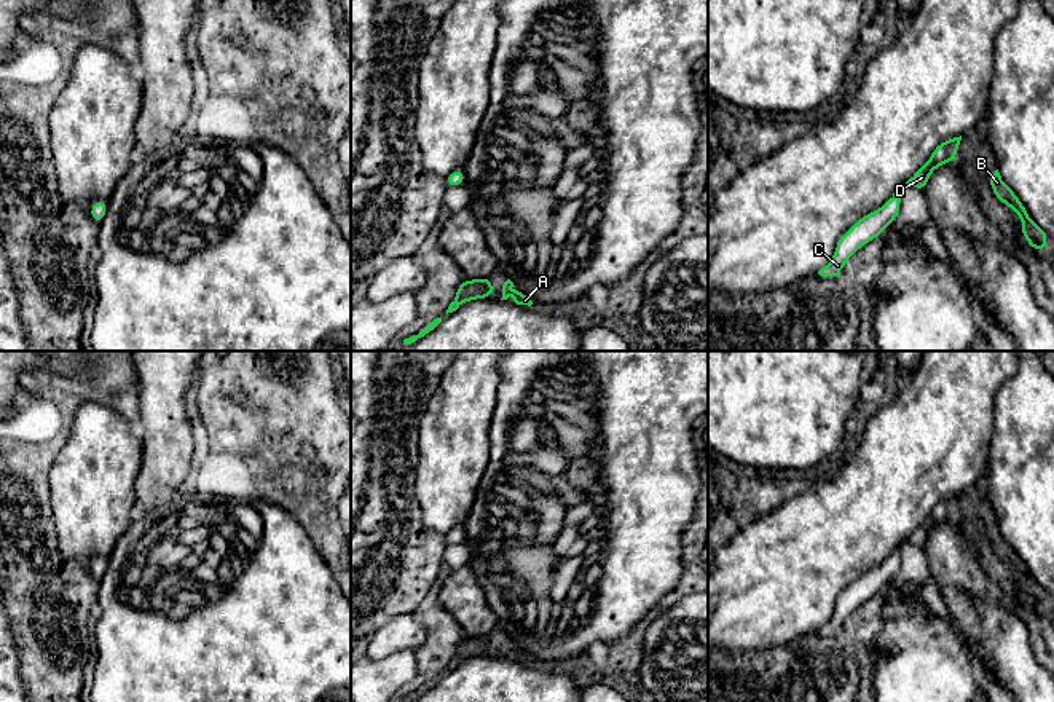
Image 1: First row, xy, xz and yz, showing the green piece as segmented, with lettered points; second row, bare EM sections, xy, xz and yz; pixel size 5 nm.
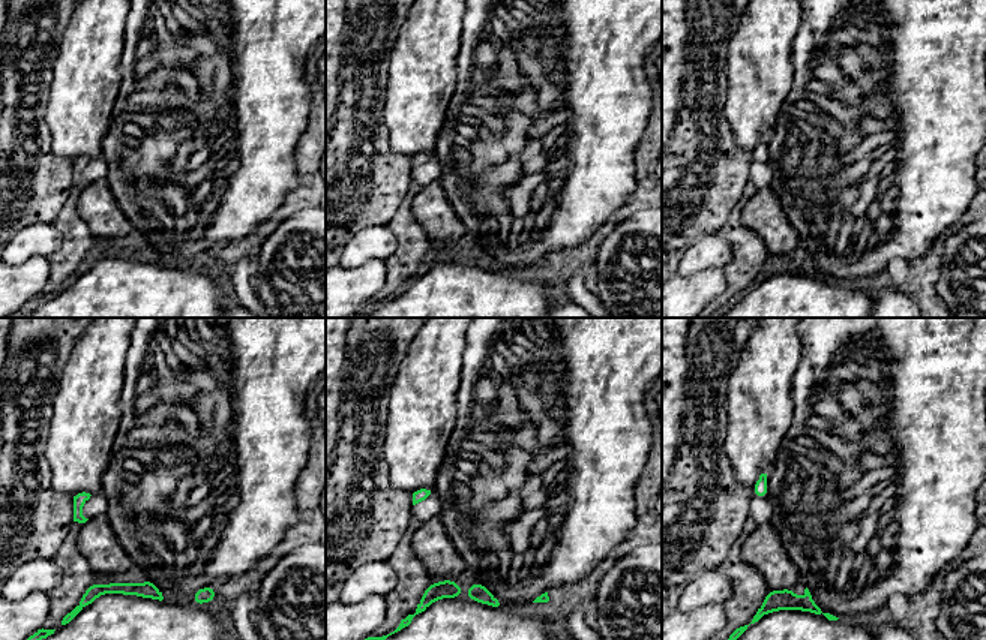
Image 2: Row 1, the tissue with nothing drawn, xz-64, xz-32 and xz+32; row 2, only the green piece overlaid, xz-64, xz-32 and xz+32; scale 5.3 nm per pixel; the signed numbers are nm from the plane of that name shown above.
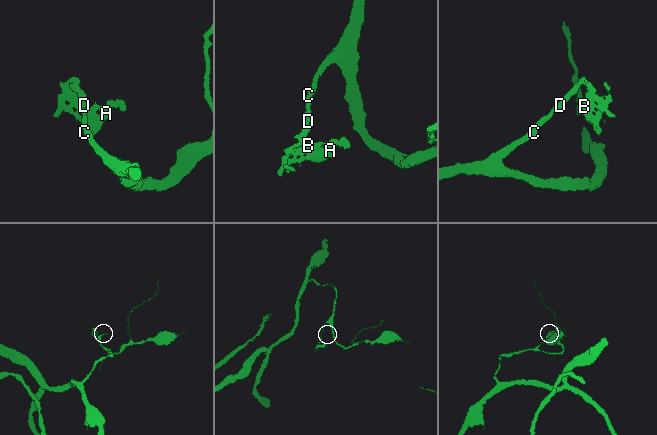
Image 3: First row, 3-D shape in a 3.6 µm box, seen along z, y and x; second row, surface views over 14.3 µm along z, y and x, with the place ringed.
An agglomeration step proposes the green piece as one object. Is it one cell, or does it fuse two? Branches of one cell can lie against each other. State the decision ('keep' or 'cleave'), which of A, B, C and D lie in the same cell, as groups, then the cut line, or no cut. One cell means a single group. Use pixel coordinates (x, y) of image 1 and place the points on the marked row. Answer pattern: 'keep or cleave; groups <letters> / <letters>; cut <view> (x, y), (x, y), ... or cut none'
keep; groups A B C D; cut none

